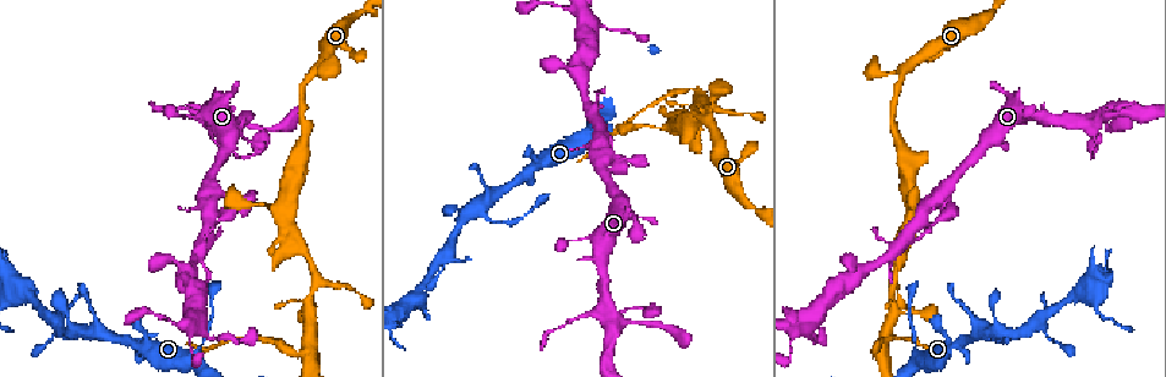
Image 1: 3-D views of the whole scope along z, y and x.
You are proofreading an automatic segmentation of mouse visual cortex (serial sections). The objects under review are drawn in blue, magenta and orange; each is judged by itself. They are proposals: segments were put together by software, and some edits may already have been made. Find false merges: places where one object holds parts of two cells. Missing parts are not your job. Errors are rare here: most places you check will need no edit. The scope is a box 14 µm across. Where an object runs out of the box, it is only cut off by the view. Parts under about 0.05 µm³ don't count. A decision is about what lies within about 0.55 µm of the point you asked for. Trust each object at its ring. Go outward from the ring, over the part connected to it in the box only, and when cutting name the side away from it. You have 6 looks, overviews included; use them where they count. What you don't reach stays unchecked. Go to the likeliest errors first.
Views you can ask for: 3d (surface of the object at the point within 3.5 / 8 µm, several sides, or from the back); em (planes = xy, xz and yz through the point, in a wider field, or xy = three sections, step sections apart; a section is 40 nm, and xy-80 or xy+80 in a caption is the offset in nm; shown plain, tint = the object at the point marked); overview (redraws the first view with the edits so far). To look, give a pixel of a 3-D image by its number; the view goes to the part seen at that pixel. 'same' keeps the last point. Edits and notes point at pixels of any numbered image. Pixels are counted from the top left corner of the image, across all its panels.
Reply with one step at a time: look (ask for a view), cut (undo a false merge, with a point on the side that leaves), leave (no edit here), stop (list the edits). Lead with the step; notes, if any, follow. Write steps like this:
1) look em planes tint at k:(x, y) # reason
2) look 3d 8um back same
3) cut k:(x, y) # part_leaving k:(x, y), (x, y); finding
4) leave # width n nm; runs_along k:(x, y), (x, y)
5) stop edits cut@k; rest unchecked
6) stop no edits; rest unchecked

look 3d 3.5um at 1:(490, 218) # calibre changes

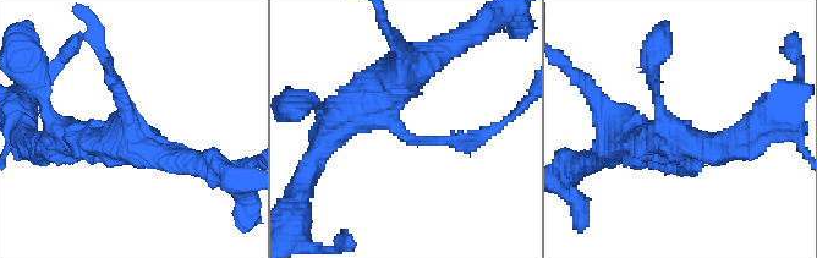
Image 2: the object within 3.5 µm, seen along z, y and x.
look em xy step 3 tint at 2:(404, 139) # arm_widths 150, 500 nm

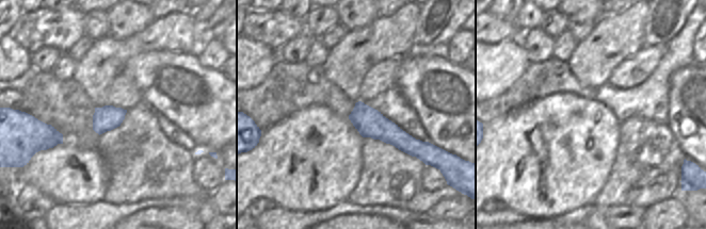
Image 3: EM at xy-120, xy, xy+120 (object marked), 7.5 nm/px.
leave # runs_along 3:(357, 105), (380, 128), (417, 151); one cell here

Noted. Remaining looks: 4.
look 3d 3.5um at 1:(1093, 124) # small branch off a trunk

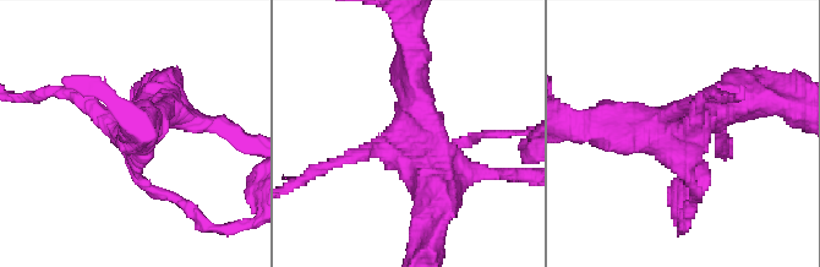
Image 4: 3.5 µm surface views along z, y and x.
look em xy step 5 plain at 4:(684, 131) # need the tissue

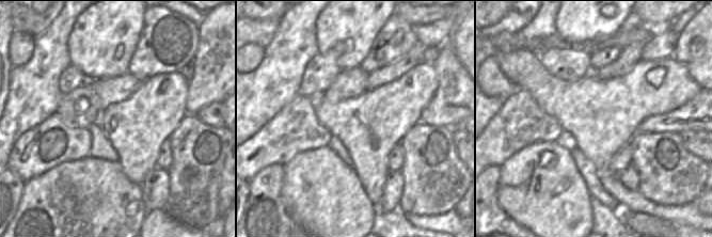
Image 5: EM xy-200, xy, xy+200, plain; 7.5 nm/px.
look em xy step 5 tint same # with the object marked

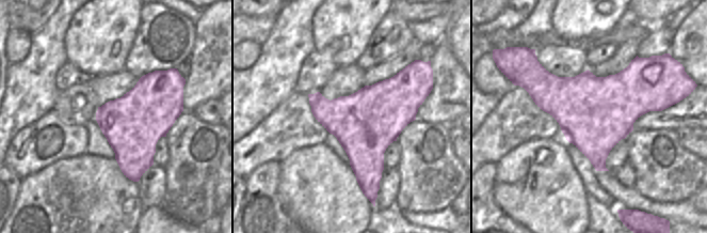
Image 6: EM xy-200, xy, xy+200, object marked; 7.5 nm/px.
leave # arms 4; arm_widths 150, 200, 400, 500 nm; runs_along 4:(602, 130), (681, 135), (744, 97); one cell here

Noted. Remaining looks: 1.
stop no edits; rest unchecked

